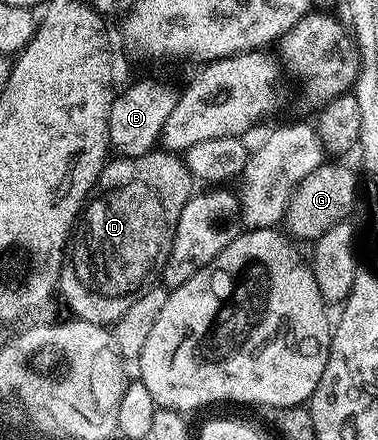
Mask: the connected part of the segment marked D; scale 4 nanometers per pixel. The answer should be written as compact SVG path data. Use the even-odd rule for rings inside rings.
M150 151L138 157L118 156L106 160L97 182L93 184L71 234L65 262L61 265L59 293L65 296L69 309L78 321L112 326L148 289L154 288L173 250L184 204L195 193L195 178L178 154Z

